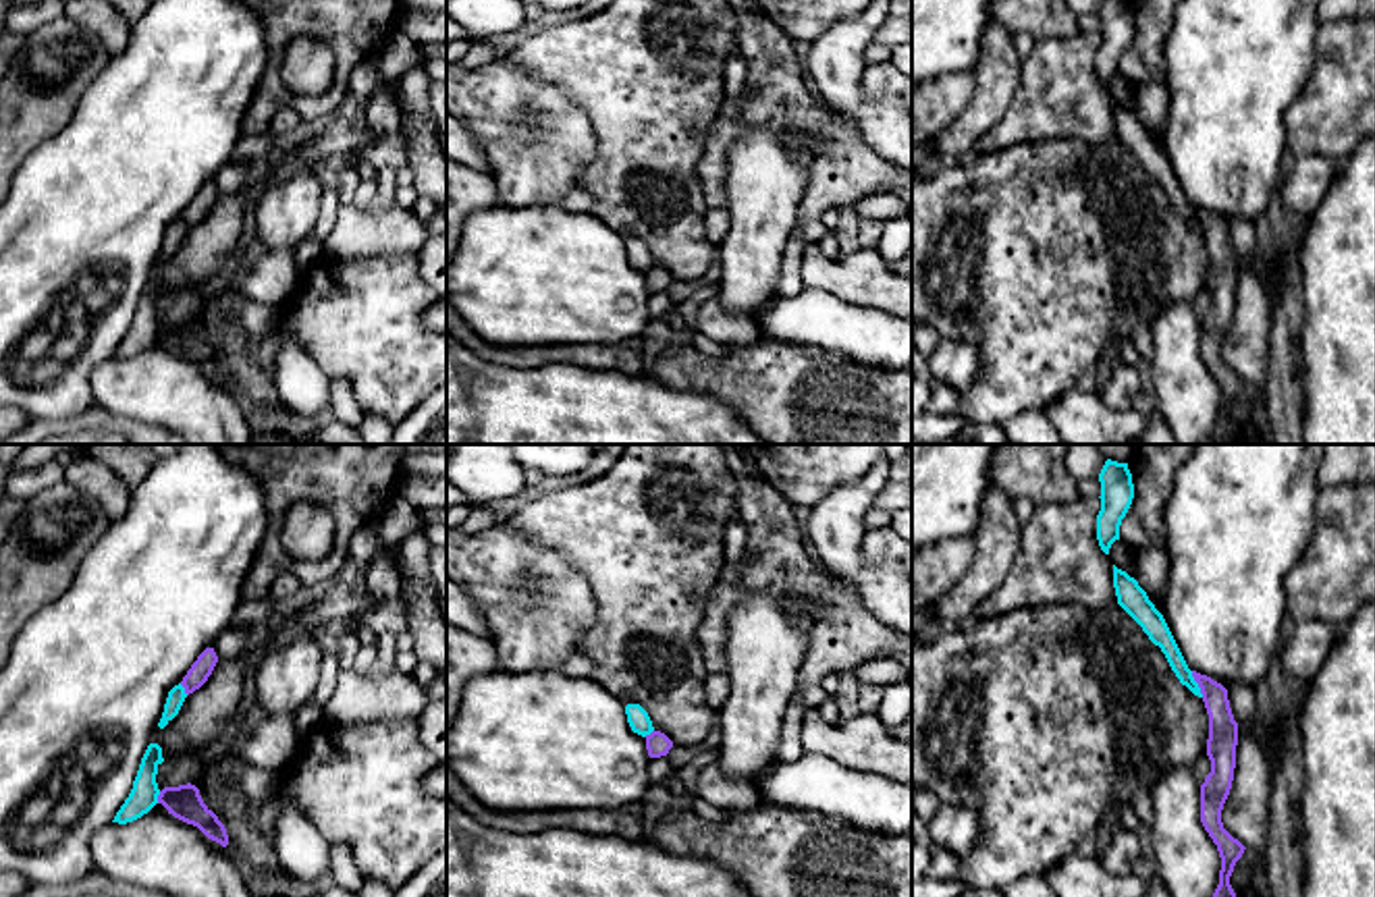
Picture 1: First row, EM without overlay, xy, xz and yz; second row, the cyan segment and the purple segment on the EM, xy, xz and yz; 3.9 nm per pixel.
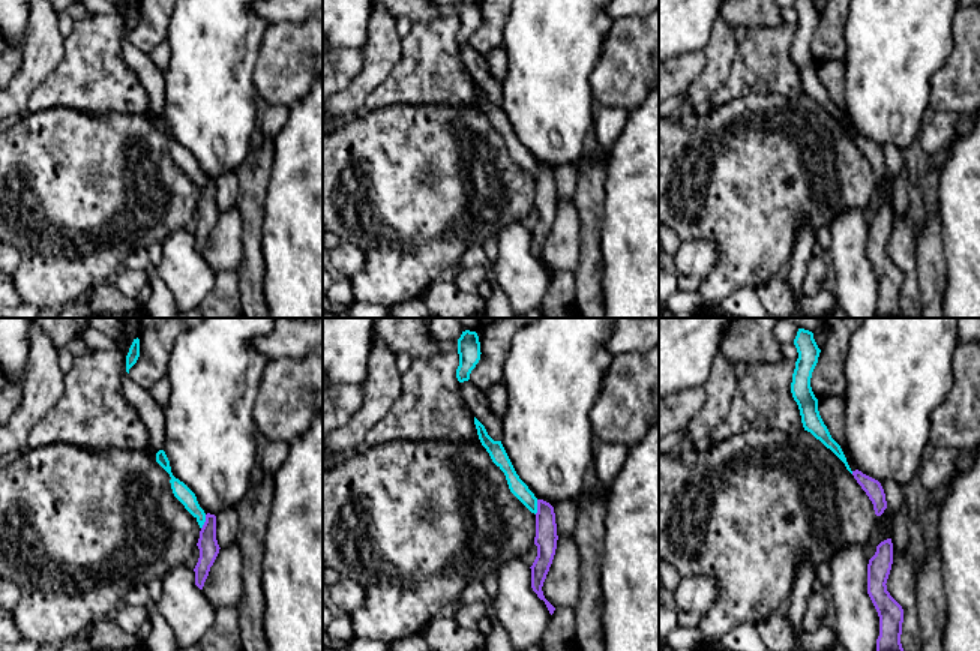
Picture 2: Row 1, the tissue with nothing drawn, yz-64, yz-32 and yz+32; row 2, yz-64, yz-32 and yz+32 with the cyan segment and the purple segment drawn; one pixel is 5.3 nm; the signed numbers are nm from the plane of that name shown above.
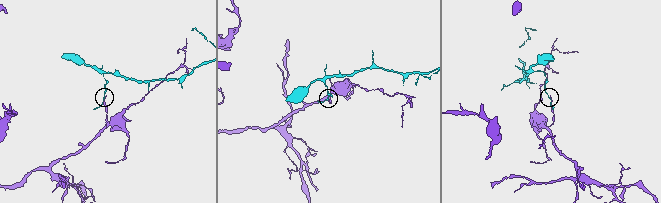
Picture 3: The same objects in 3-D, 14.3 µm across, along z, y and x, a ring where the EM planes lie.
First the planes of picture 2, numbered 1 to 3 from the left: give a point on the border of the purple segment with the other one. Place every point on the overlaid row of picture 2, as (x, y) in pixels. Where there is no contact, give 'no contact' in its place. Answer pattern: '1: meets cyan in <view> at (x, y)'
1: meets cyan in yz-64 at (204, 521)
2: meets cyan in yz-32 at (536, 507)
3: no contact

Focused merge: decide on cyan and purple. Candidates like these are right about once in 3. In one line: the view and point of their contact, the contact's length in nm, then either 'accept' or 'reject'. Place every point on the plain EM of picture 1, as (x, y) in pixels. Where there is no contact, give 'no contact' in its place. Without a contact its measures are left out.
meets cyan in yz at (1197, 219); contact 120 nm long; reject

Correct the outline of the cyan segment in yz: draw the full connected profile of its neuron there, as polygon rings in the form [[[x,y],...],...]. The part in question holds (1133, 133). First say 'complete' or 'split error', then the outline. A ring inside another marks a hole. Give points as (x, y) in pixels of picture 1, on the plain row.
complete | [[[1113,100],[1113,123],[1117,139],[1142,162],[1149,174],[1161,183],[1180,218],[1203,233],[1163,150],[1155,143],[1138,116]]]

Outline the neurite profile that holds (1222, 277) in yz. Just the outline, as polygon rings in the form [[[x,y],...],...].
[[[1192,206],[1192,212],[1201,222],[1209,249],[1207,291],[1211,295],[1211,307],[1201,320],[1201,357],[1217,380],[1221,392],[1219,419],[1213,428],[1211,440],[1213,444],[1228,444],[1236,436],[1230,411],[1246,384],[1223,363],[1221,357],[1221,345],[1234,316],[1238,257],[1234,255],[1228,224],[1223,220],[1196,206]]]

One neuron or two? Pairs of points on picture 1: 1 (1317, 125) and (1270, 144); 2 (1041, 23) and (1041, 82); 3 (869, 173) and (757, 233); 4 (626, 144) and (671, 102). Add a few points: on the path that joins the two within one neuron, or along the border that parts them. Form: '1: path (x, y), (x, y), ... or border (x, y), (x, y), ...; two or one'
1: border (1301, 88), (1284, 115), (1288, 160); two
2: border (1079, 30), (1037, 42); two
3: border (796, 162), (804, 175), (800, 219); two
4: path (636, 133), (661, 109); one

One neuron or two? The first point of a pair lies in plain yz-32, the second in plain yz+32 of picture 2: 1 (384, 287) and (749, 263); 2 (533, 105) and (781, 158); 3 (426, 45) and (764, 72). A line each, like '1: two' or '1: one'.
1: one
2: two
3: one

